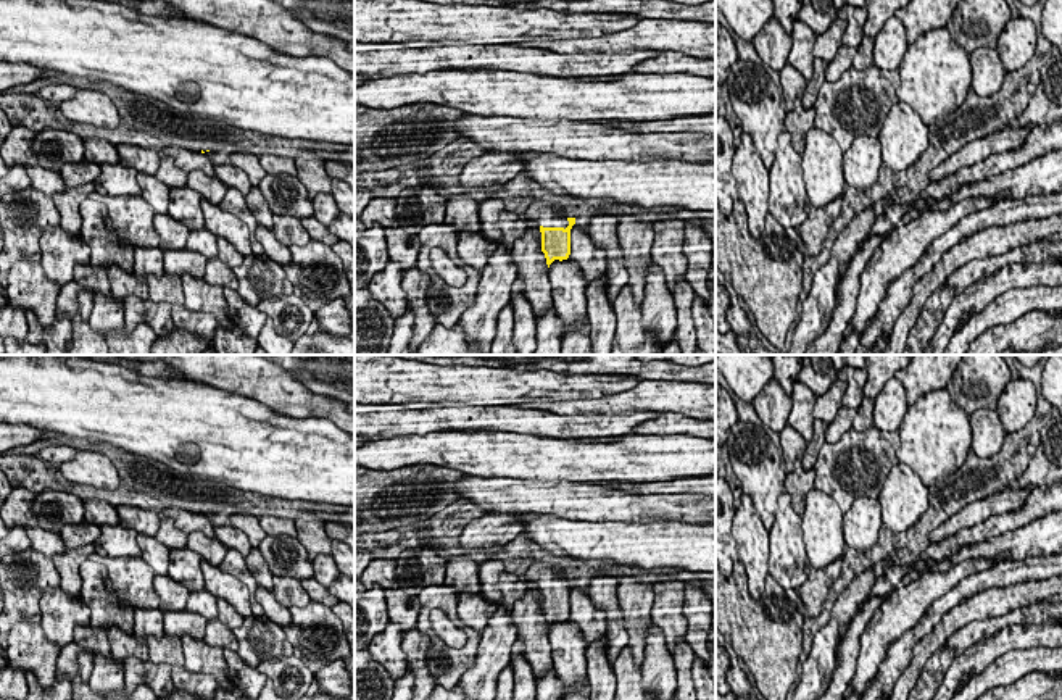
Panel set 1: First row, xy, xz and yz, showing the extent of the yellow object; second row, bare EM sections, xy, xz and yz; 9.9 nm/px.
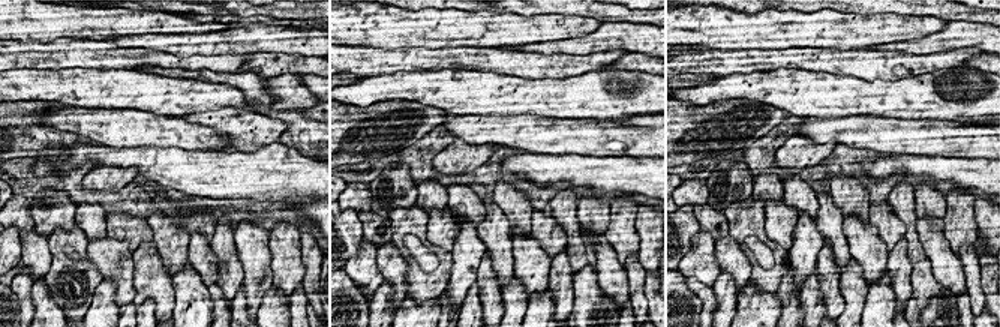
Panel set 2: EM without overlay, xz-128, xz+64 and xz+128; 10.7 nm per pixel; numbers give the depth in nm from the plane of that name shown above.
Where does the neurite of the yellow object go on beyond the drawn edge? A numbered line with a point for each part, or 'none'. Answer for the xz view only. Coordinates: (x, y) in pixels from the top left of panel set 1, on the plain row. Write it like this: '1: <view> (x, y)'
1: xz (542, 573)

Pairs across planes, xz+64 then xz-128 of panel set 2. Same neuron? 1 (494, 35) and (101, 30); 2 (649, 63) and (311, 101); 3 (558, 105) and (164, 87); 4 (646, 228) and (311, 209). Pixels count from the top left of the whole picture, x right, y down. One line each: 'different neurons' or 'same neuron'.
1: same neuron
2: different neurons
3: same neuron
4: different neurons

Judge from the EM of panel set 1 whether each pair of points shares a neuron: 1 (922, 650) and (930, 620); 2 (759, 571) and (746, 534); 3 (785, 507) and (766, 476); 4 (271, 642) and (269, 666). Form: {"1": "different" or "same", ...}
{"1": "different", "2": "same", "3": "different", "4": "different"}

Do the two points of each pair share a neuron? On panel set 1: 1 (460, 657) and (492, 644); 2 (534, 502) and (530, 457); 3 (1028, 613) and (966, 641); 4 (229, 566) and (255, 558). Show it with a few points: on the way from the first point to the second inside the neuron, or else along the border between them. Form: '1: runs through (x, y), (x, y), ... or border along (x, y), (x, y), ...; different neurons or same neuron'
1: border along (482, 634), (474, 663), (458, 683); different neurons
2: border along (495, 476), (569, 481); different neurons
3: runs through (1012, 618), (982, 629); same neuron
4: border along (244, 558), (258, 584); different neurons

